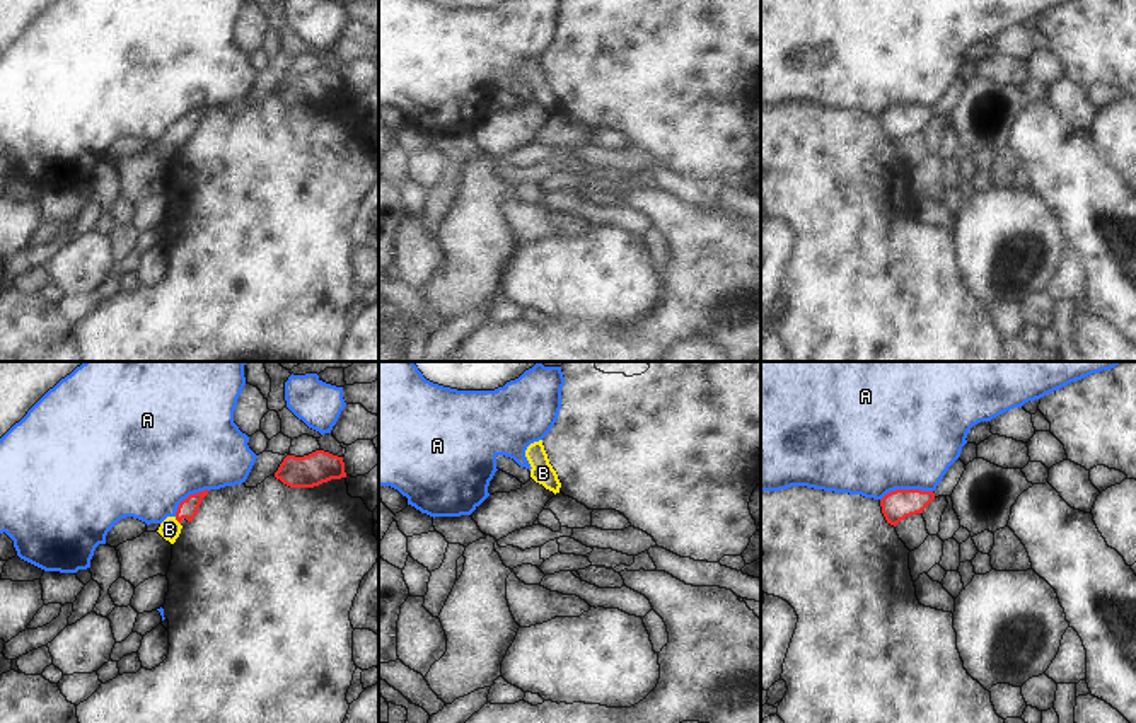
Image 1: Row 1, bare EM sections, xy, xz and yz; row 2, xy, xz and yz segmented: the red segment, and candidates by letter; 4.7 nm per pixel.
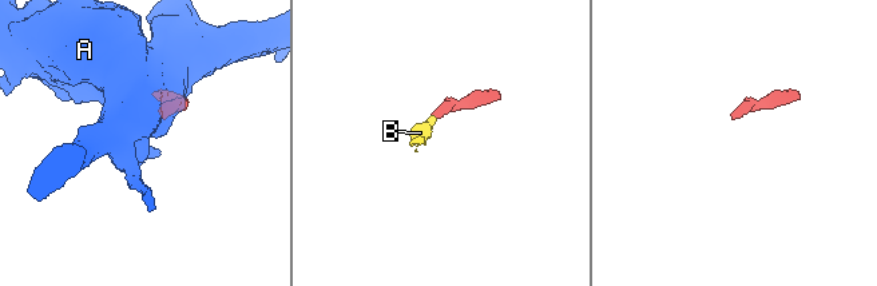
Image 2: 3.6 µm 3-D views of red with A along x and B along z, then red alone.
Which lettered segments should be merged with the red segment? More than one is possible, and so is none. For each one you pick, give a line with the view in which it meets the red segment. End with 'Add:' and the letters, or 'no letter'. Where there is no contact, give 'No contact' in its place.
B: Touches red in xy
Add: B.

